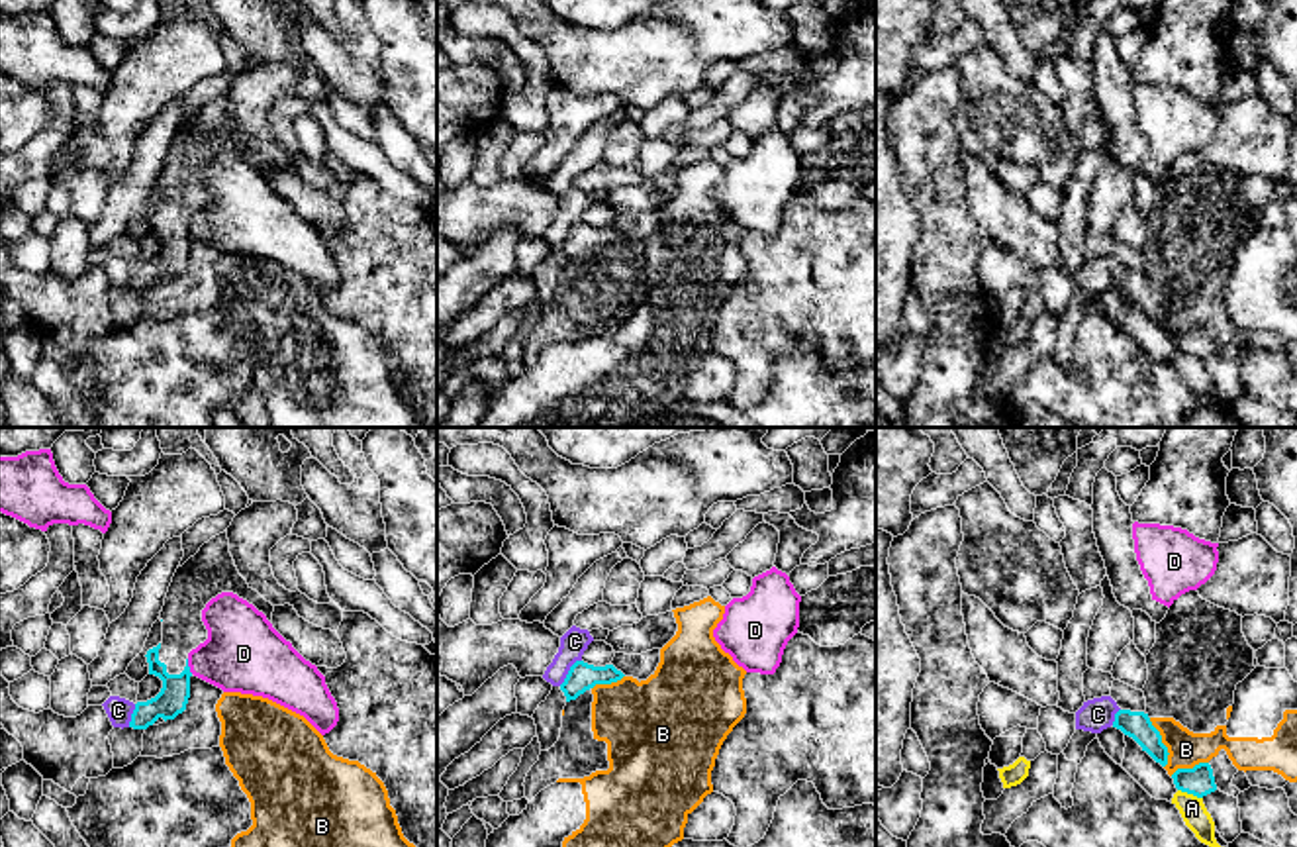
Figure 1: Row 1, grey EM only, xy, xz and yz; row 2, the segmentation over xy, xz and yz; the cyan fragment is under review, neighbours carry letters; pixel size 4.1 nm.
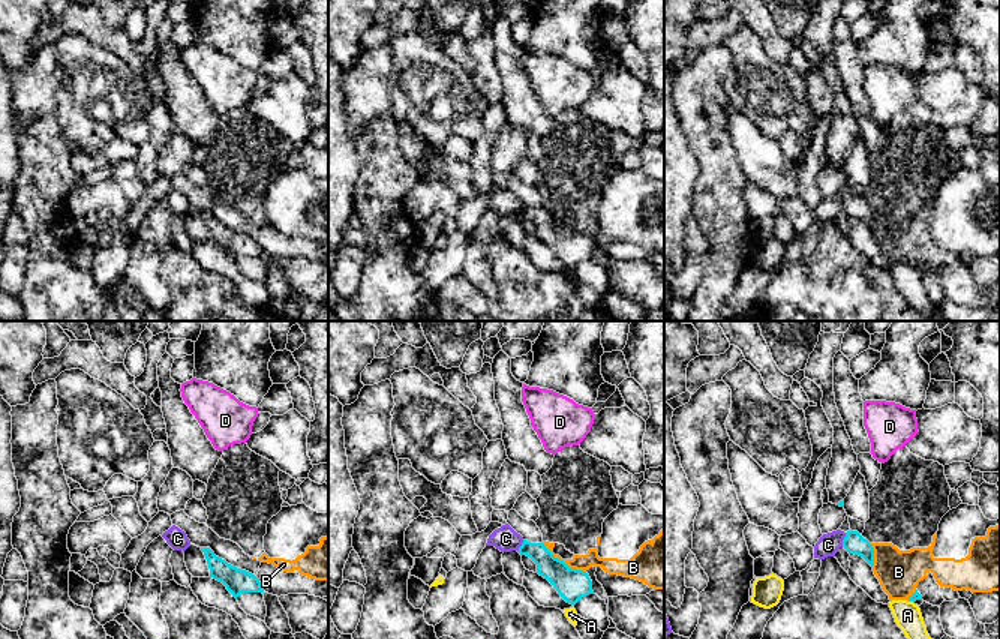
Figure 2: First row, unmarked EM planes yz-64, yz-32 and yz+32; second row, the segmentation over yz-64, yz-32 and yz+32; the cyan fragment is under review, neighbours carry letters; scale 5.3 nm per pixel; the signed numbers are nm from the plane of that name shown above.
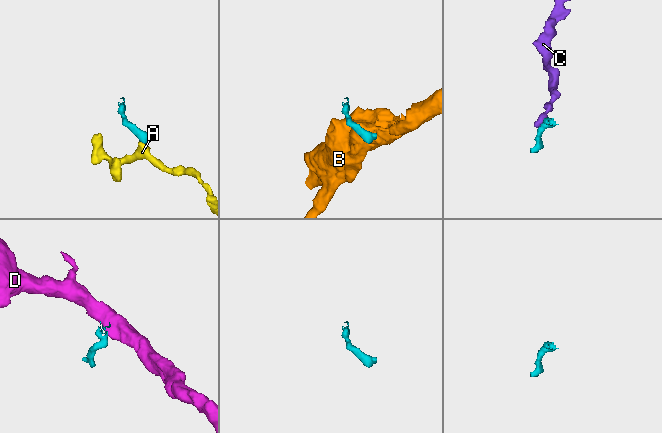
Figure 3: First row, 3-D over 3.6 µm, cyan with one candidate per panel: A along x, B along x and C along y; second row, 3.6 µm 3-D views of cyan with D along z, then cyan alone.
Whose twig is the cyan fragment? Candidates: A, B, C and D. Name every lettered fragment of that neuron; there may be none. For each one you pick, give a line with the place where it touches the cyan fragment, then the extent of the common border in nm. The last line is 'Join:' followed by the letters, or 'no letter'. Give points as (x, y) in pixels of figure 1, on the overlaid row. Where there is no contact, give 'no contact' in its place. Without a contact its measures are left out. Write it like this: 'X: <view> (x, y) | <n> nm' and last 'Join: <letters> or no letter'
Join: no letter

